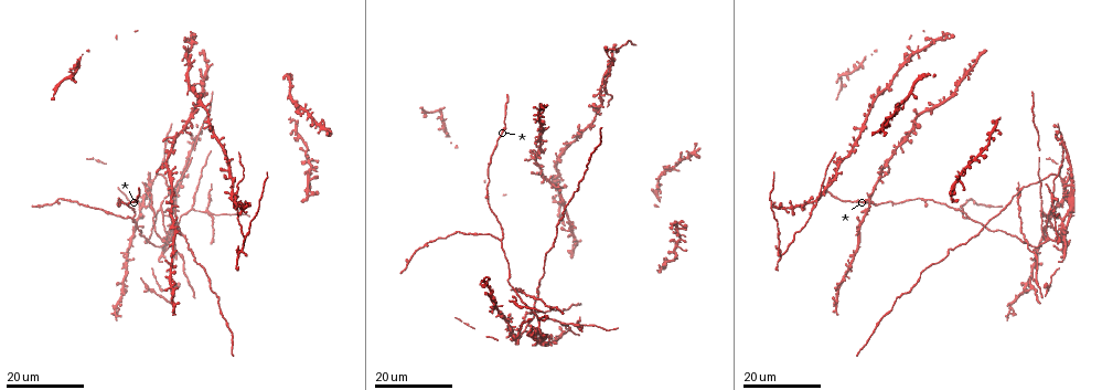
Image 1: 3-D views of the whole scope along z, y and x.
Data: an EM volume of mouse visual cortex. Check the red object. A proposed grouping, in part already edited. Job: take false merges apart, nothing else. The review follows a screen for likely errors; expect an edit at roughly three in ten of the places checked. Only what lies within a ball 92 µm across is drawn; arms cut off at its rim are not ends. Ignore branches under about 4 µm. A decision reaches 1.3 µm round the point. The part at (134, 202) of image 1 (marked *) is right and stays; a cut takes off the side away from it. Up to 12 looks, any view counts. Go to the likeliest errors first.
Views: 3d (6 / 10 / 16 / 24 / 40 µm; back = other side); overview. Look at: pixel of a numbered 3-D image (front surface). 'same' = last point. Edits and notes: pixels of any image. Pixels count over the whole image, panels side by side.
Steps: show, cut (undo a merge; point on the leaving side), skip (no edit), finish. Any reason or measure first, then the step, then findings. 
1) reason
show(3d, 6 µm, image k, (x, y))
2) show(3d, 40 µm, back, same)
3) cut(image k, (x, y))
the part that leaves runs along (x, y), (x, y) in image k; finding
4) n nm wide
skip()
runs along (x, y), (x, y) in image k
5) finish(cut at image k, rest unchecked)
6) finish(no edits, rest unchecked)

side arm on a straight run
show(3d, 24 µm, image 1, (820, 196))

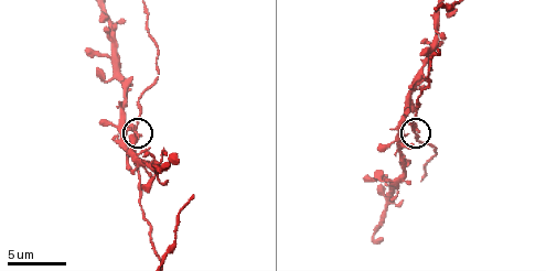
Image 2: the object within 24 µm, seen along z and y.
show(3d, 6 µm, image 2, (137, 135))

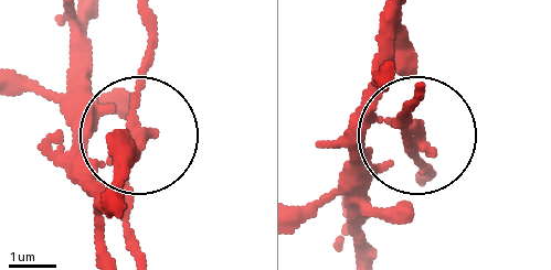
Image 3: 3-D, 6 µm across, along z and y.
3 arms
cut(image 3, (138, 69))
two neurons meet here

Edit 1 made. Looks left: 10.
see it whole again
show(overview)

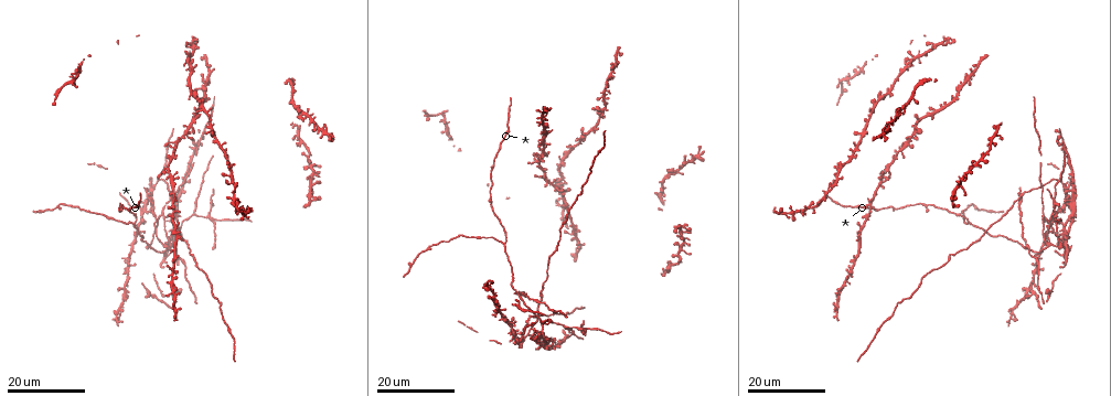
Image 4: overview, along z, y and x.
four or more arms meet
show(3d, 16 µm, image 4, (914, 56))

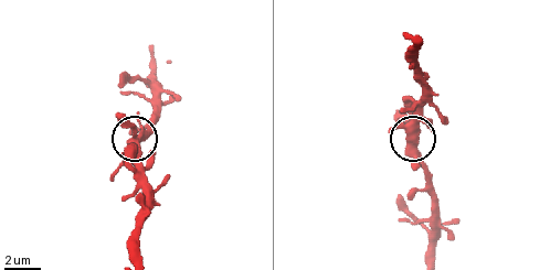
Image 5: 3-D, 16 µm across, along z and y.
zoom in
show(3d, 6 µm, image 5, (409, 142))

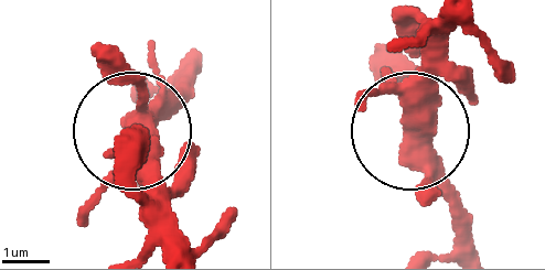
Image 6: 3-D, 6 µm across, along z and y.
side arm 55 µm; 4 arms
skip()
continuous, no second neuron

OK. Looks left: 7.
four or more arms meet
show(3d, 24 µm, image 4, (1057, 216))

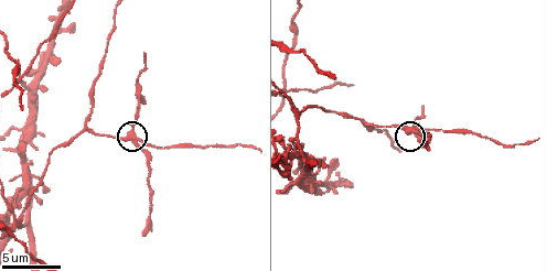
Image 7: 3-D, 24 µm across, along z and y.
zoom in
show(3d, 10 µm, image 7, (411, 132))

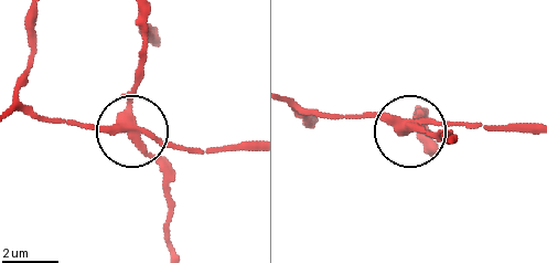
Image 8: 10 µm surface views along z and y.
side arm 8 µm; 4 arms
cut(image 8, (152, 159))
a second neuron is stuck on

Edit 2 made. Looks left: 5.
four-way junction
show(3d, 10 µm, image 7, (295, 107))

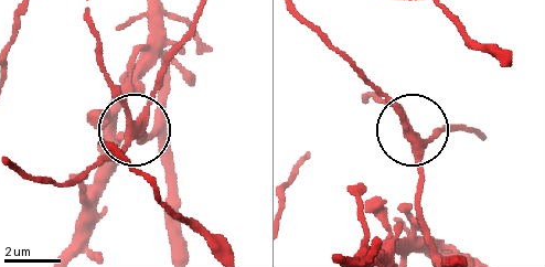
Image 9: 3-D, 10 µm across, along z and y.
320 nm wide
skip()
all the same neuron

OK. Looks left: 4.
show(overview)

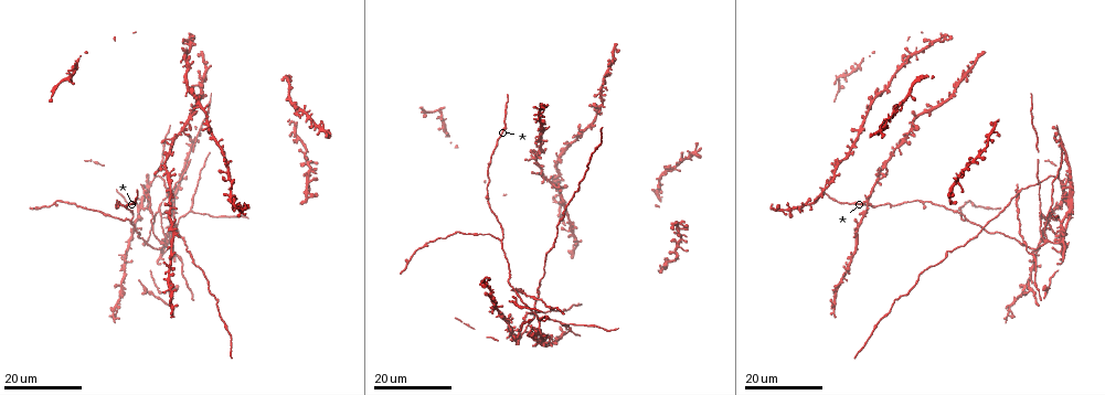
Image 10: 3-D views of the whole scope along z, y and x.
thin arm on a thick one
show(3d, 16 µm, image 10, (868, 202))

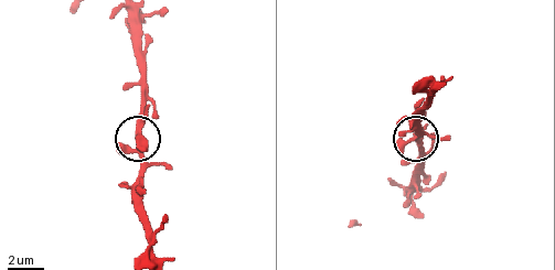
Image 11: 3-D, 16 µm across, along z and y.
show(3d, 10 µm, same)

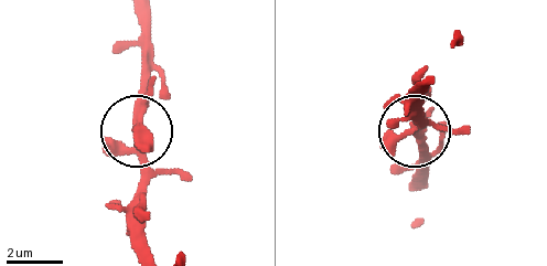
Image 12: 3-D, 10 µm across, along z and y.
250 nm wide
skip()
all the same neuron

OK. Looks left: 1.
finish(cut at image 3, cut at image 8, rest unchecked)

